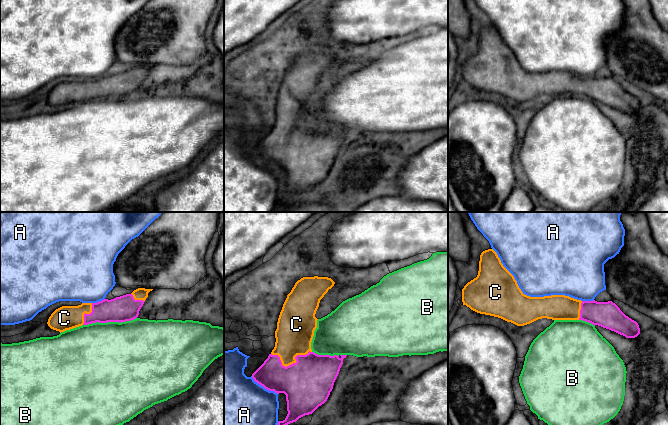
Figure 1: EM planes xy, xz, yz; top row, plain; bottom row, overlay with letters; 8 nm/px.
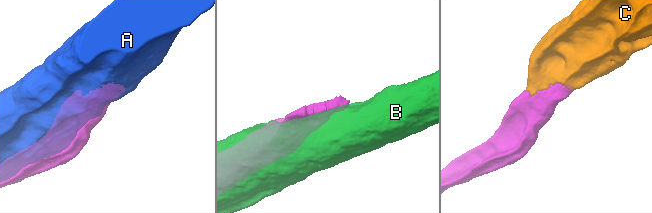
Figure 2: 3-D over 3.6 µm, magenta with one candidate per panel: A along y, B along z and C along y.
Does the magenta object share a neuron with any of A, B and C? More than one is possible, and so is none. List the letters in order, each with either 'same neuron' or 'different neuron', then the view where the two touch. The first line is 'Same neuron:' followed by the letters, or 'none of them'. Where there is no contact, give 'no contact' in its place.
Same neuron: C
A: different neuron; contact in xz
B: different neuron; contact in xy
C: same neuron; contact in xz

